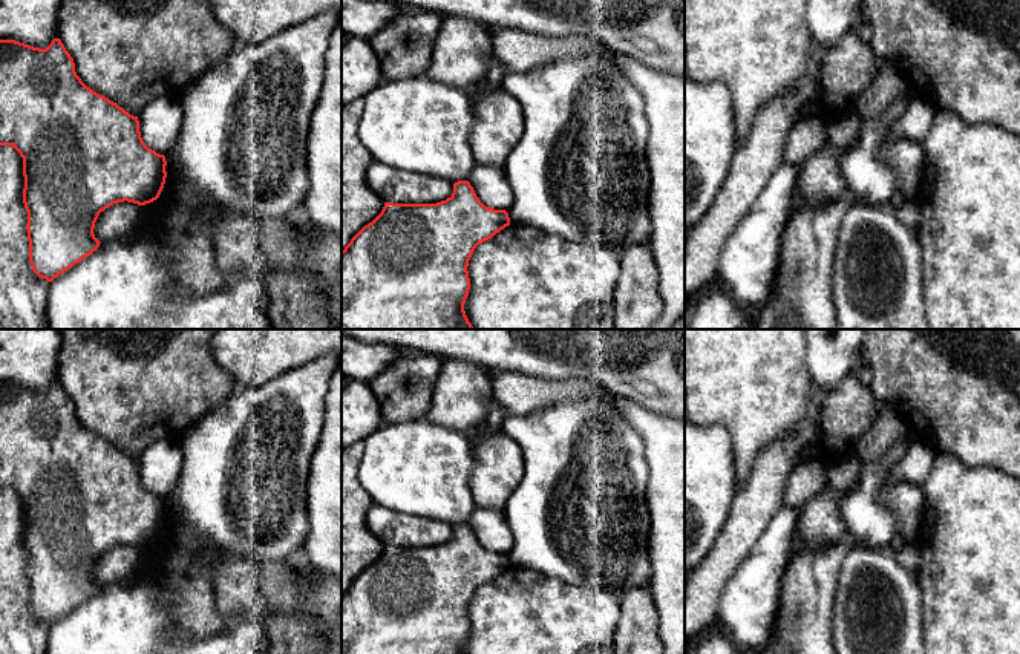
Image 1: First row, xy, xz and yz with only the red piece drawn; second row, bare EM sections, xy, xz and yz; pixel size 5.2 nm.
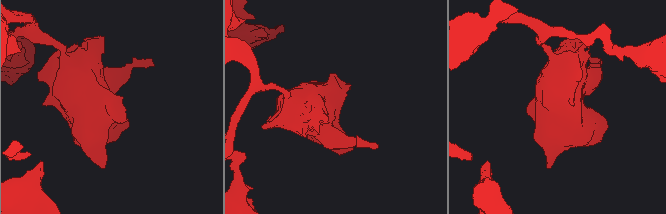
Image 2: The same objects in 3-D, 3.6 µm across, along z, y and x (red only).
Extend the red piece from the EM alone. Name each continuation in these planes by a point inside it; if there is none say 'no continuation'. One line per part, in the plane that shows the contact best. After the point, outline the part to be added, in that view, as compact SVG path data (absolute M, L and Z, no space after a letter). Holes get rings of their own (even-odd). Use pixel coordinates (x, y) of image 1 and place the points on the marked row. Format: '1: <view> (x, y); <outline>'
no continuation

